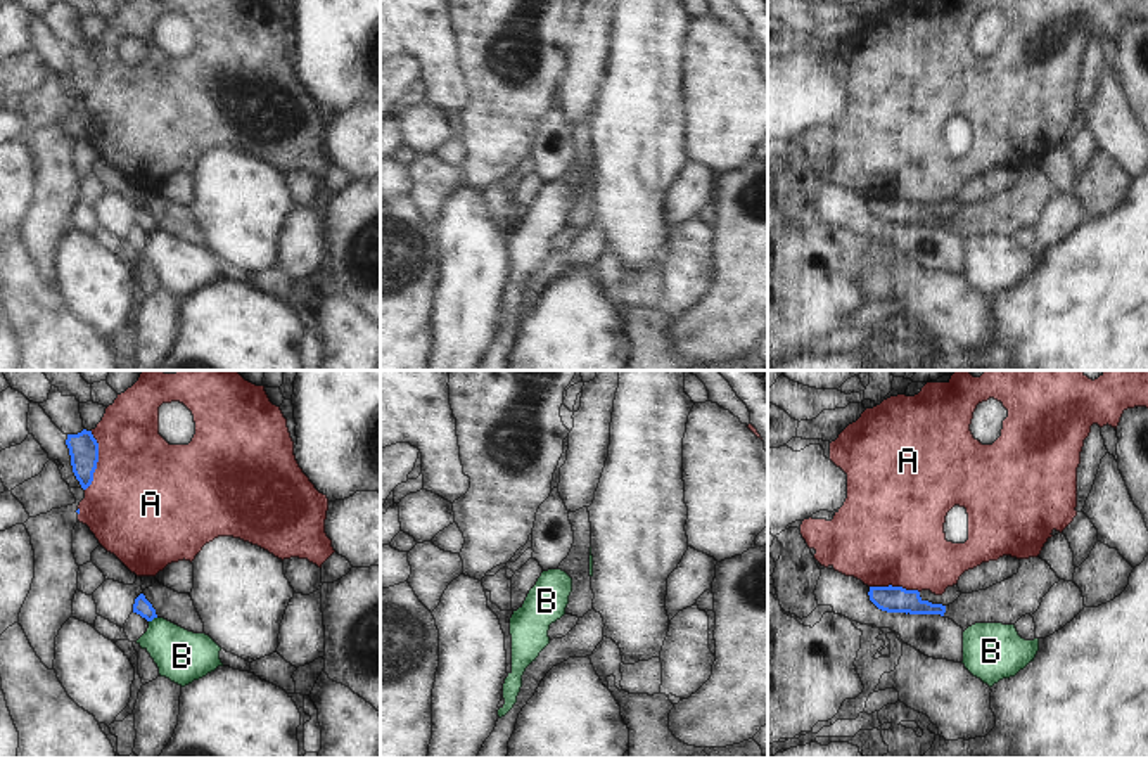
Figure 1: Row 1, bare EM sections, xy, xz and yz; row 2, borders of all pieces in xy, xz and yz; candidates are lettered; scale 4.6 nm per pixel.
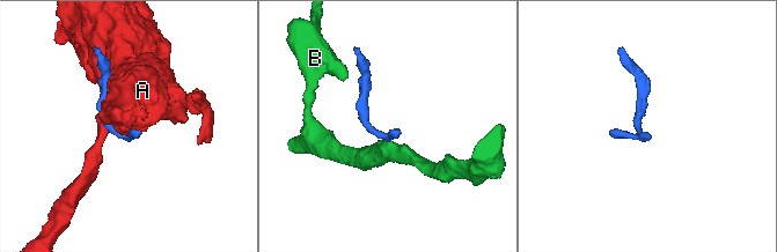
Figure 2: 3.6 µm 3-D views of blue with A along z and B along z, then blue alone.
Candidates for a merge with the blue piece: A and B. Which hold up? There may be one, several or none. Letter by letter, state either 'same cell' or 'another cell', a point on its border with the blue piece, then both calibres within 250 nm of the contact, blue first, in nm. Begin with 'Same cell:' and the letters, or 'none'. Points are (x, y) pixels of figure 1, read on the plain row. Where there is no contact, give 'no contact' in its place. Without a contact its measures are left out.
Same cell: none
A: another cell | xy (97, 73) | 140/480 nm
B: another cell | xy (153, 231) | 80/240 nm

